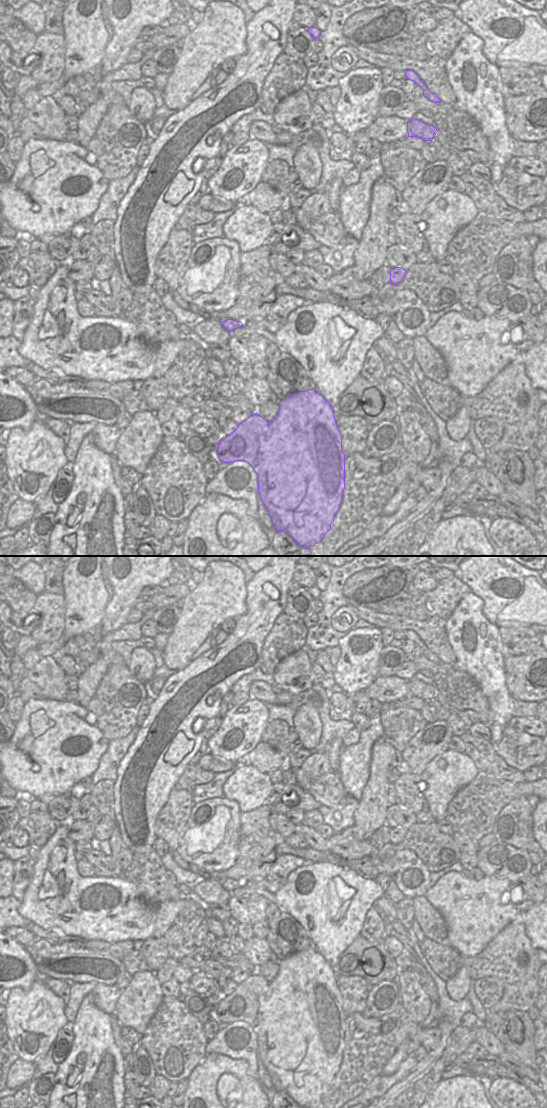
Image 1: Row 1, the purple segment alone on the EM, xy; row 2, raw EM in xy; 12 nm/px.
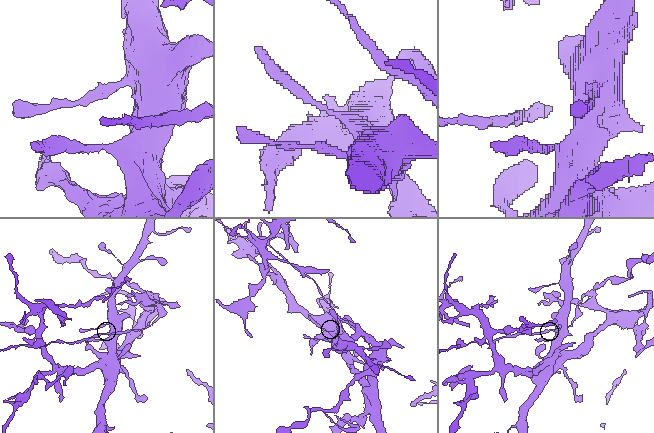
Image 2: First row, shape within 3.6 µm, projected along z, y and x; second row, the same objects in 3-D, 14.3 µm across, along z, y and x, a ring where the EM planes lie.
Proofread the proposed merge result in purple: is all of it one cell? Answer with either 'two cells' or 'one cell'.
two cells

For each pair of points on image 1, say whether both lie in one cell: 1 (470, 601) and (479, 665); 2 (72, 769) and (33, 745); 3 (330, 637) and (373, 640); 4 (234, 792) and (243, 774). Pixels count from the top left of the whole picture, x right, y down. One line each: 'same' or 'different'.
1: same
2: same
3: different
4: same

